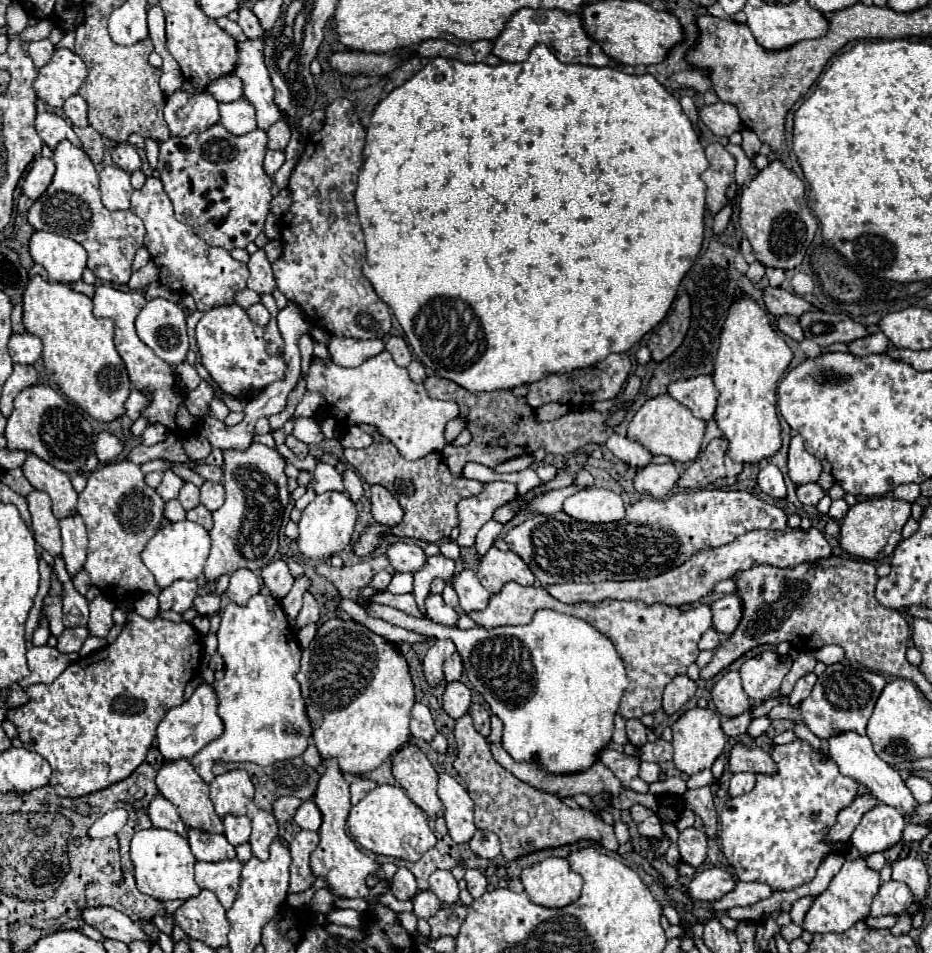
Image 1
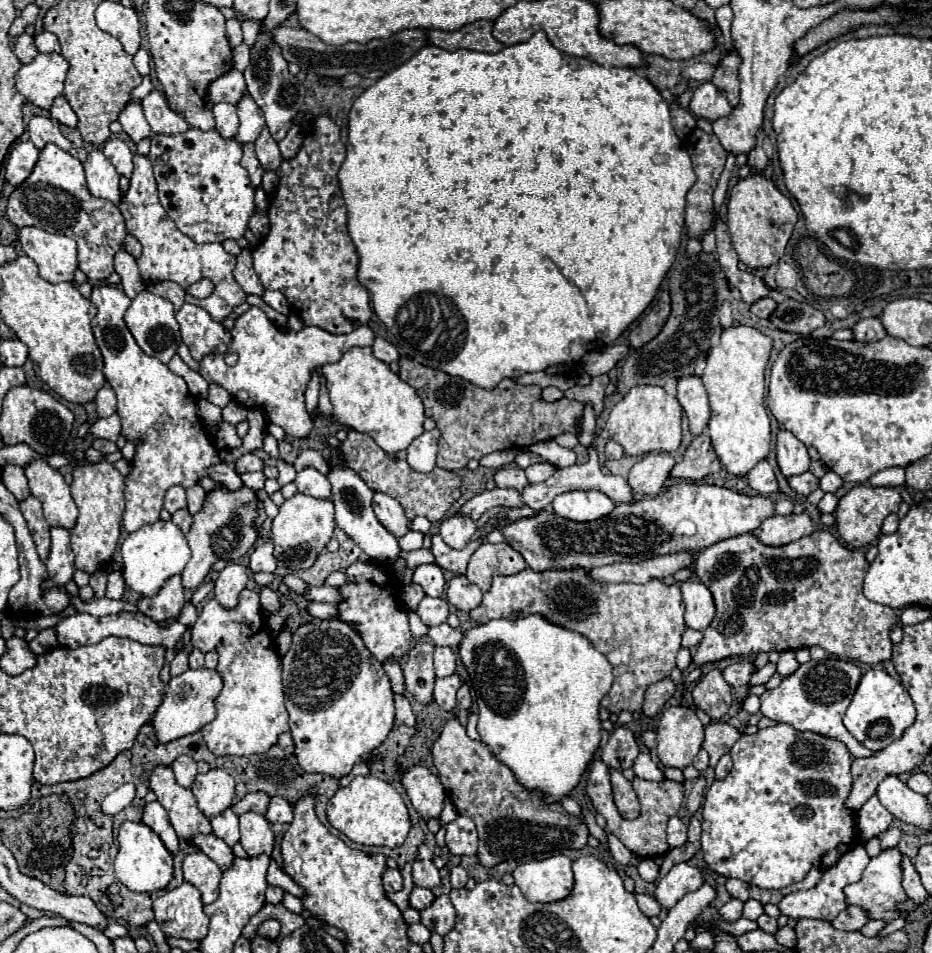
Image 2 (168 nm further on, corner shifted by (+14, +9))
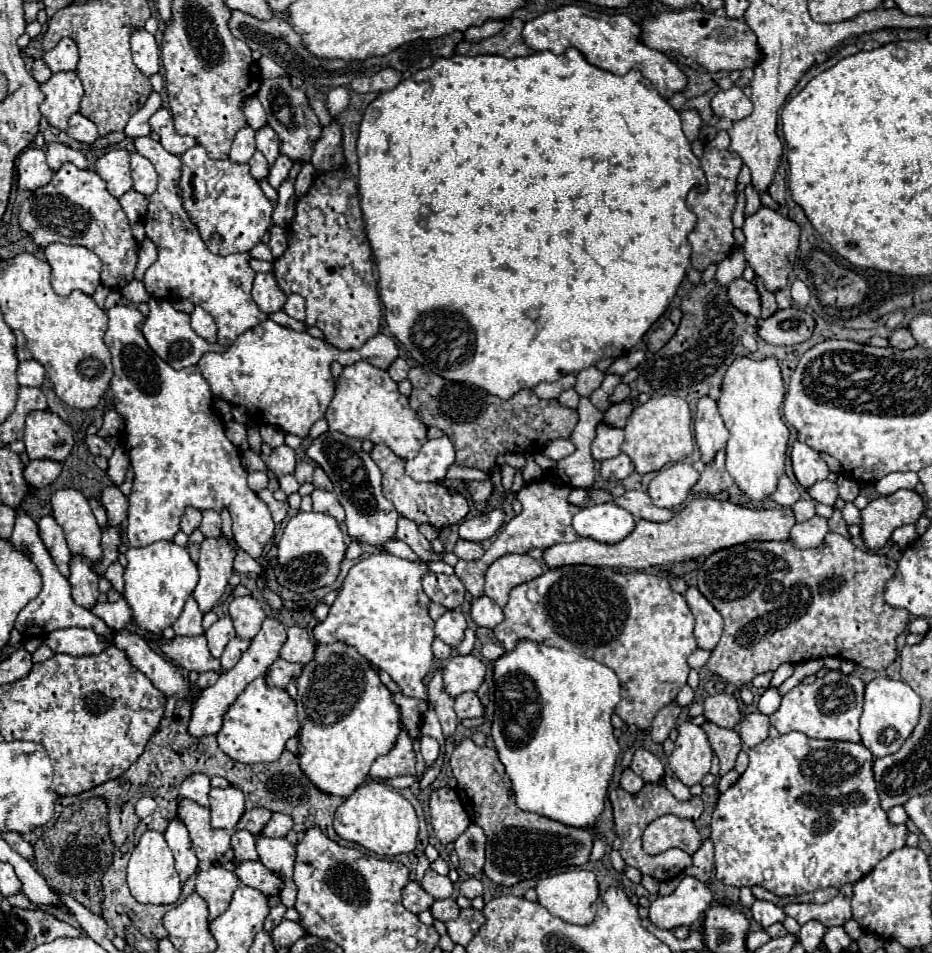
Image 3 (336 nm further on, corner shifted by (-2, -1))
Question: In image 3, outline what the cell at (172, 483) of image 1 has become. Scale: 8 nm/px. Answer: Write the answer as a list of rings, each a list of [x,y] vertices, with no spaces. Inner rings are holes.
[[[116,304],[108,312],[108,330],[104,342],[112,354],[114,376],[110,382],[114,410],[124,418],[124,450],[130,458],[130,466],[134,470],[132,492],[128,496],[128,544],[132,548],[144,548],[158,540],[172,540],[180,530],[180,518],[186,508],[216,510],[224,508],[232,516],[232,532],[236,544],[248,552],[254,560],[262,556],[264,546],[272,540],[274,522],[268,506],[248,488],[246,470],[240,464],[240,450],[226,438],[224,422],[212,410],[212,392],[208,390],[208,382],[204,382],[198,366],[188,366],[182,370],[174,370],[166,364],[146,342],[142,336],[144,316],[134,306]]]

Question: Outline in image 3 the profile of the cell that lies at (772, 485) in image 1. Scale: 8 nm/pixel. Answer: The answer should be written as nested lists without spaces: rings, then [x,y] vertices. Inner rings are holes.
[[[784,474],[778,482],[778,490],[772,494],[772,500],[784,508],[790,508],[792,504],[796,504],[800,500],[800,492],[796,488],[796,484]]]

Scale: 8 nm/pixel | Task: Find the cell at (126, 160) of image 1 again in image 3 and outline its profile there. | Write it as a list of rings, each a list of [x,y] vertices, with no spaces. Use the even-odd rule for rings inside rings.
[[[132,152],[132,178],[134,178],[134,190],[140,194],[150,196],[156,190],[158,174],[150,164],[150,160],[146,160],[138,152]]]

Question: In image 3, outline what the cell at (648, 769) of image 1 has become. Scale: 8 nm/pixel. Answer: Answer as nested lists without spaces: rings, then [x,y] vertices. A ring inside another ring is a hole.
[[[664,778],[664,784],[666,784],[666,788],[678,798],[678,800],[690,800],[692,796],[690,796],[690,788],[688,786],[684,786],[678,778]]]

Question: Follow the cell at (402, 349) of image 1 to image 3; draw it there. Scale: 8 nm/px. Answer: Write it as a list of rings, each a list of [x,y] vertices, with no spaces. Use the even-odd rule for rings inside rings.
[[[396,358],[396,362],[392,362],[392,366],[388,368],[388,374],[394,382],[402,382],[408,376],[408,364],[402,358]]]

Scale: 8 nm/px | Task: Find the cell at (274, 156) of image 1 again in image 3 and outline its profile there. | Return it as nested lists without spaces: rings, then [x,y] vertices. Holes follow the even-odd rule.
[[[254,152],[254,156],[250,158],[250,162],[248,162],[248,166],[250,166],[250,174],[256,178],[256,180],[260,180],[260,178],[266,178],[268,176],[268,162],[266,162],[266,158],[262,156],[262,152]]]

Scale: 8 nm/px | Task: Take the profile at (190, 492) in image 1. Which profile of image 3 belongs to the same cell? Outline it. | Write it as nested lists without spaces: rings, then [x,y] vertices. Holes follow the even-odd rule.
[[[188,508],[184,512],[184,516],[182,516],[182,532],[190,536],[200,526],[200,522],[202,522],[202,514],[198,510],[194,510],[194,508]]]

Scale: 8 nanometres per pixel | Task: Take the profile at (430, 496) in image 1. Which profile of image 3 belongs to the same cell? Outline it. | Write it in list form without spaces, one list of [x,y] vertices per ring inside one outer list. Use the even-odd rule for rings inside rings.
[[[376,444],[374,450],[370,452],[370,456],[382,470],[382,492],[388,500],[392,500],[392,504],[400,516],[404,516],[416,524],[436,526],[440,530],[448,524],[458,524],[468,514],[468,500],[462,494],[458,494],[458,492],[450,494],[444,486],[434,484],[434,482],[416,482],[416,480],[408,478],[408,474],[404,474],[404,460],[398,458],[388,446]]]

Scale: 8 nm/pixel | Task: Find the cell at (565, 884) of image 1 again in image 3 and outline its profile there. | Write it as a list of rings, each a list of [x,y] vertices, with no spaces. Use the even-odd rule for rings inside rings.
[[[568,870],[556,876],[548,876],[536,886],[538,902],[552,914],[570,924],[588,924],[596,916],[598,902],[598,880],[590,870]]]

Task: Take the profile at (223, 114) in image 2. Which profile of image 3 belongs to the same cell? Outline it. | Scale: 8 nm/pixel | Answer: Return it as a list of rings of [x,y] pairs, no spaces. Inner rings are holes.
[[[250,126],[238,130],[236,138],[234,138],[234,144],[232,144],[232,150],[230,150],[230,160],[232,162],[238,162],[238,164],[244,164],[252,158],[256,150],[256,142],[254,142],[254,130]]]

